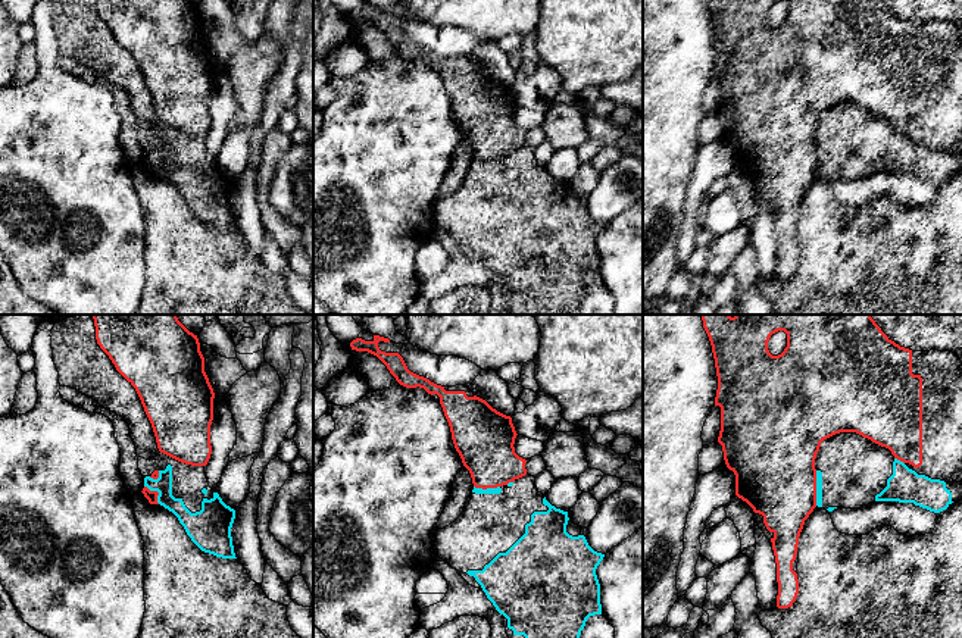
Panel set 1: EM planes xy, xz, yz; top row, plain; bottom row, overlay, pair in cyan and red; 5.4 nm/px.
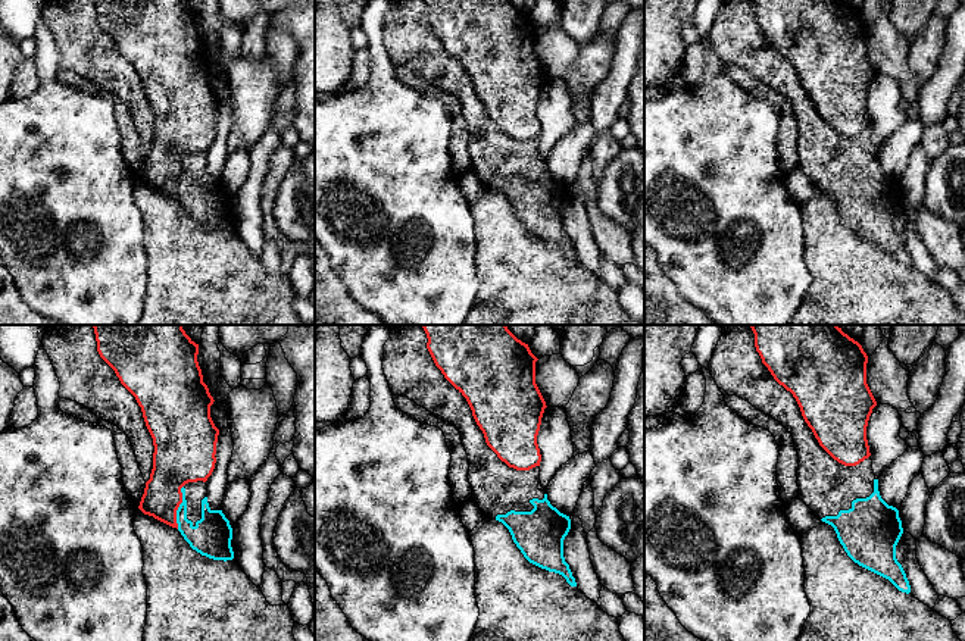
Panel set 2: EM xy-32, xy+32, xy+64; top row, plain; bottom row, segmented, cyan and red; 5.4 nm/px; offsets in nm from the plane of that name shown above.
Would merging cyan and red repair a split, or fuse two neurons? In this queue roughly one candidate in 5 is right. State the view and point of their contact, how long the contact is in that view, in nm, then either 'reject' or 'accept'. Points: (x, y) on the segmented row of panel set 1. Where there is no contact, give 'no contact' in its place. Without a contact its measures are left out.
contact yz (817, 488); length 190 nm; reject

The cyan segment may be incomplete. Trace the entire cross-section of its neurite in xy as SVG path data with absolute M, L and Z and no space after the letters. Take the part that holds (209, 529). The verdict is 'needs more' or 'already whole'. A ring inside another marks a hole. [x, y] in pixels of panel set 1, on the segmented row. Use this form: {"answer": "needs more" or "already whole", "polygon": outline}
{"answer": "needs more", "polygon": "M51 315L51 318L54 322L50 334L53 362L59 372L60 387L71 387L93 398L103 409L124 417L135 444L144 487L159 492L157 503L178 517L187 535L202 551L222 559L237 559L231 537L235 510L209 487L204 466L185 465L159 451L152 423L135 388L116 370L109 356L97 344L93 316Z"}

